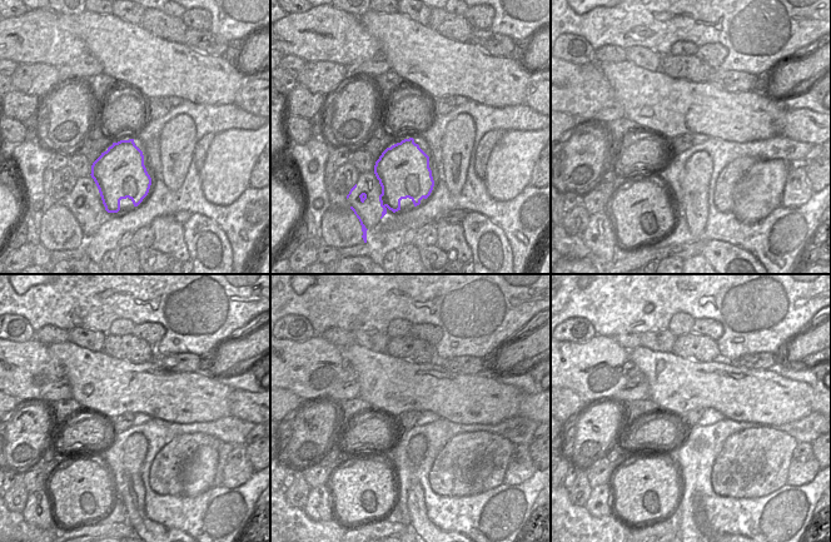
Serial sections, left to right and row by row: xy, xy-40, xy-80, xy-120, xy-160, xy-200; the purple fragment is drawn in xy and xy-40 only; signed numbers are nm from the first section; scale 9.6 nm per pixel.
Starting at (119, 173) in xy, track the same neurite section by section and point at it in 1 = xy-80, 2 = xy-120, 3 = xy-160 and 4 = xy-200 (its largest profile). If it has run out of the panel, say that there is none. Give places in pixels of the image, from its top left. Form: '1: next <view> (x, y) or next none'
1: next xy-80 (642, 212)
2: next xy-120 (83, 492)
3: next xy-160 (362, 490)
4: next xy-200 (646, 488)

